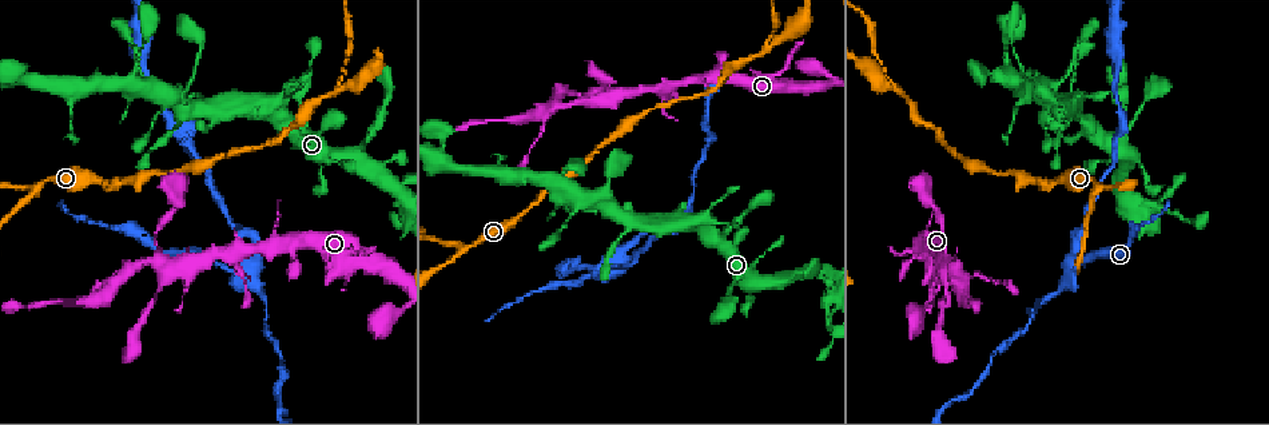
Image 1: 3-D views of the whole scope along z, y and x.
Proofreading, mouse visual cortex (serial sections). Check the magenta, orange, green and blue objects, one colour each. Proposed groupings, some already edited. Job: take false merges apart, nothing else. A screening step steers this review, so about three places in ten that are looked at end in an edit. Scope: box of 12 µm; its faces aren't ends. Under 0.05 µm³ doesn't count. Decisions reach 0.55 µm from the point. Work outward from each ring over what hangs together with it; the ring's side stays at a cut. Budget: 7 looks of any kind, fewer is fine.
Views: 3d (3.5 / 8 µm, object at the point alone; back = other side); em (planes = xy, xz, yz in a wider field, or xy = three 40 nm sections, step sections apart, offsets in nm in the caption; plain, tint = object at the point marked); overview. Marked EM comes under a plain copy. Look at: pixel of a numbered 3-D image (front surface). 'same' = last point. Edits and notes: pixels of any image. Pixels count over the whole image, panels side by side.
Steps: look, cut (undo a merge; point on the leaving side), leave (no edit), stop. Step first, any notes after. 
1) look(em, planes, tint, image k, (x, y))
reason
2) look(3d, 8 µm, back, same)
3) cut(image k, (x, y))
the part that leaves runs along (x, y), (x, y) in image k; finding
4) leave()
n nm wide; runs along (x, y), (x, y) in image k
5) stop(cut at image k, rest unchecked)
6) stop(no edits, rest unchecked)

look(3d, 8 µm, image 1, (661, 86))
thick turns thin

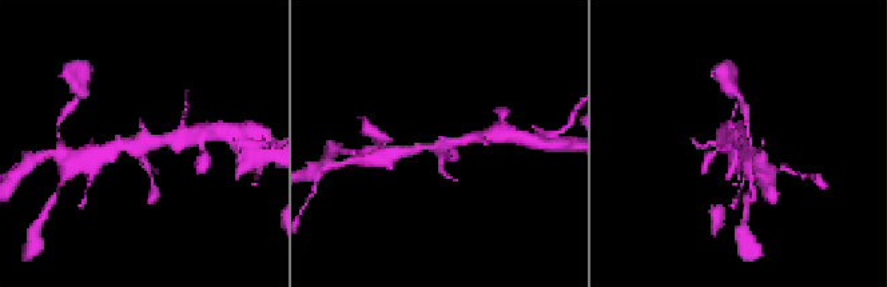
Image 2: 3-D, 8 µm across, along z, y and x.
look(em, xy, step 5, tint, image 2, (440, 147))

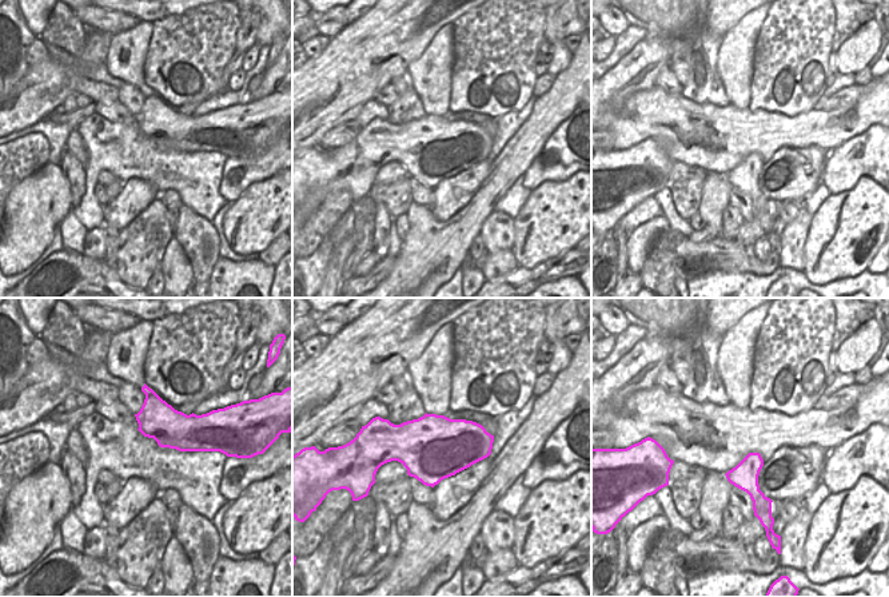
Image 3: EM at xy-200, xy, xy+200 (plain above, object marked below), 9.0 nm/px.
leave()
all the same cell

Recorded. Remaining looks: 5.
look(3d, 8 µm, image 1, (163, 267))
thick turns thin

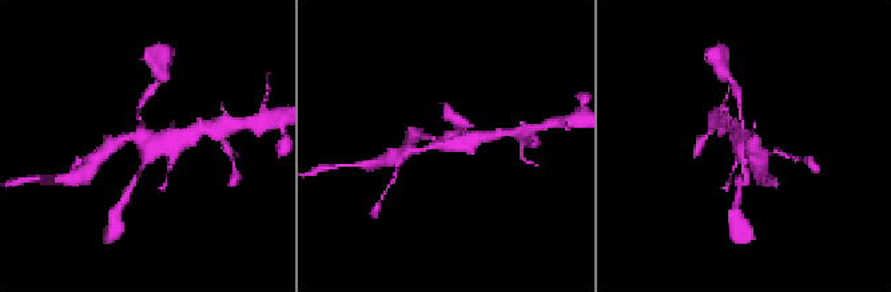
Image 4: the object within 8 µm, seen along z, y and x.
look(3d, 3.5 µm, image 4, (742, 143))

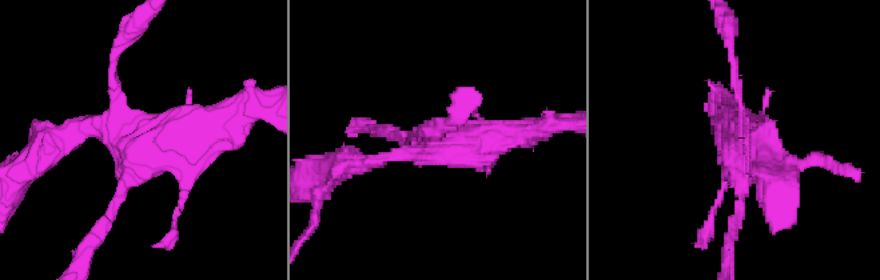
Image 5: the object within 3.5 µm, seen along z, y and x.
look(em, xy, step 2, tint, image 5, (429, 148))

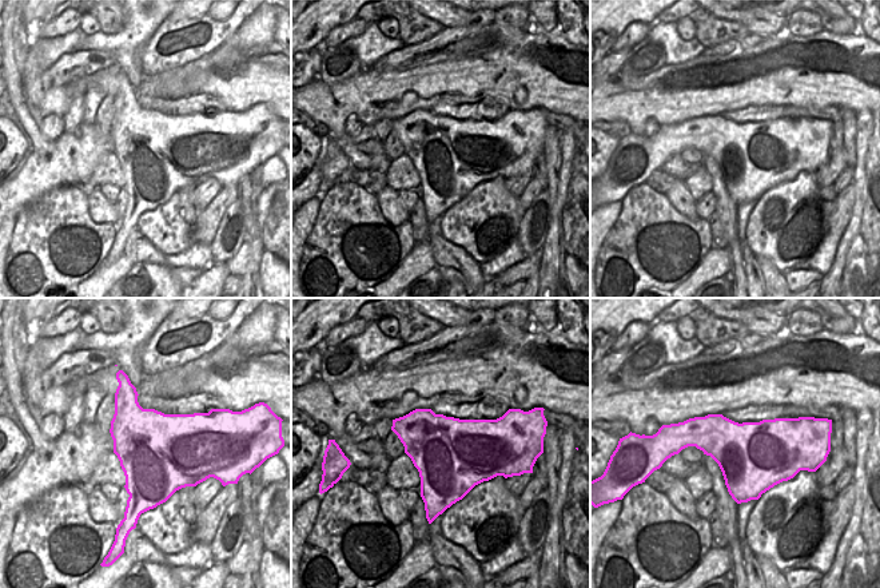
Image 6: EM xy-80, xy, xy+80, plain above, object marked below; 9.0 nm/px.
leave()
runs along (533, 130), (369, 163) in image 5; continuous, no second cell

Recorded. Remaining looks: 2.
look(3d, 3.5 µm, image 1, (1069, 269))
sudden change in width

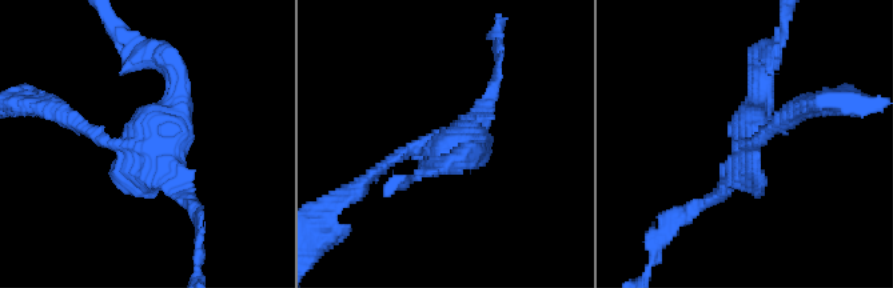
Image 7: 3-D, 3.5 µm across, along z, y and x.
look(em, planes, tint, image 7, (434, 142))
need the tissue

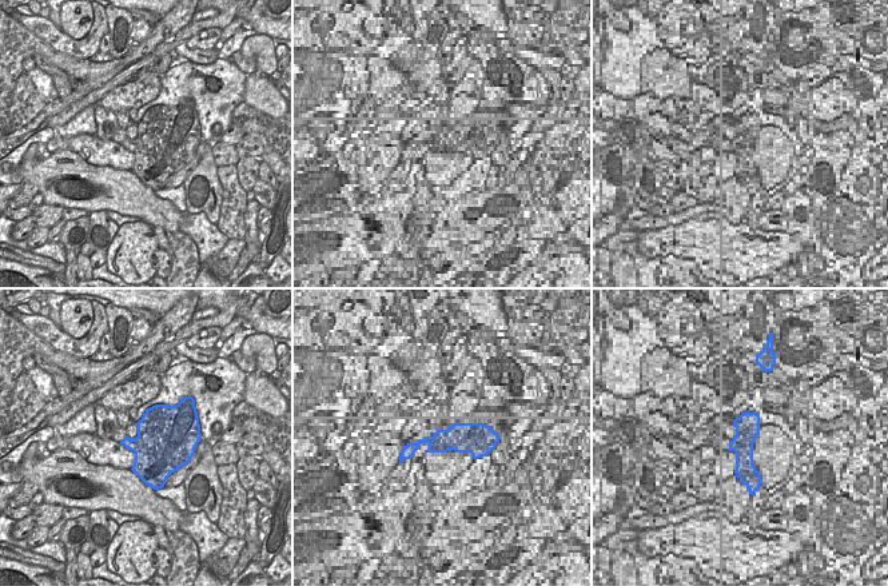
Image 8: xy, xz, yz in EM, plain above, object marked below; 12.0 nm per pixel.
cut(image 7, (443, 150))
the part that leaves runs along (413, 148), (457, 162) in image 7; a second cell is stuck on

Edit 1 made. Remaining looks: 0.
stop(cut at image 7, rest unchecked)

